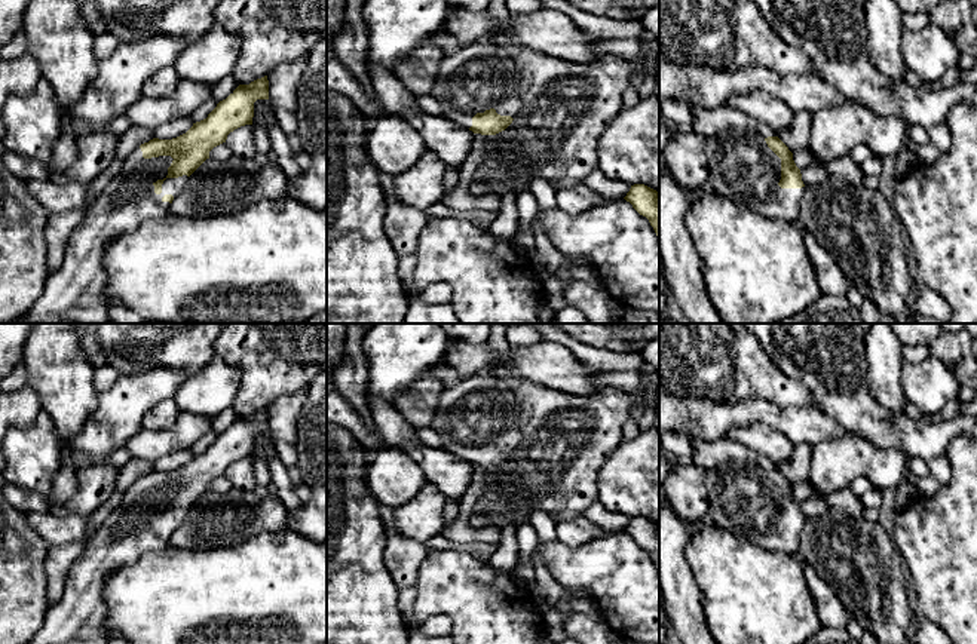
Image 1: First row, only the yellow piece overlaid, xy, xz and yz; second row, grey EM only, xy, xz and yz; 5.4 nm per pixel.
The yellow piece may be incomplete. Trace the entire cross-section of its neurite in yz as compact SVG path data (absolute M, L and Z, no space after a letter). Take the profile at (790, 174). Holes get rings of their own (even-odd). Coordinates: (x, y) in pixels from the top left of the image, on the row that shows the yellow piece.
M726 129L719 135L707 138L710 178L708 188L733 202L744 203L753 212L768 217L785 220L797 224L800 197L803 194L803 181L800 169L793 160L793 153L778 137L762 138L753 129Z

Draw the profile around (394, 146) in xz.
M399 117L376 119L367 135L367 153L373 165L392 178L410 171L426 151L423 137Z

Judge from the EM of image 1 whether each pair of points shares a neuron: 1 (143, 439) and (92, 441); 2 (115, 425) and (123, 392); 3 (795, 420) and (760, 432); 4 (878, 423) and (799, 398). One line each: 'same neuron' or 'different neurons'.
1: different neurons
2: same neuron
3: different neurons
4: different neurons

